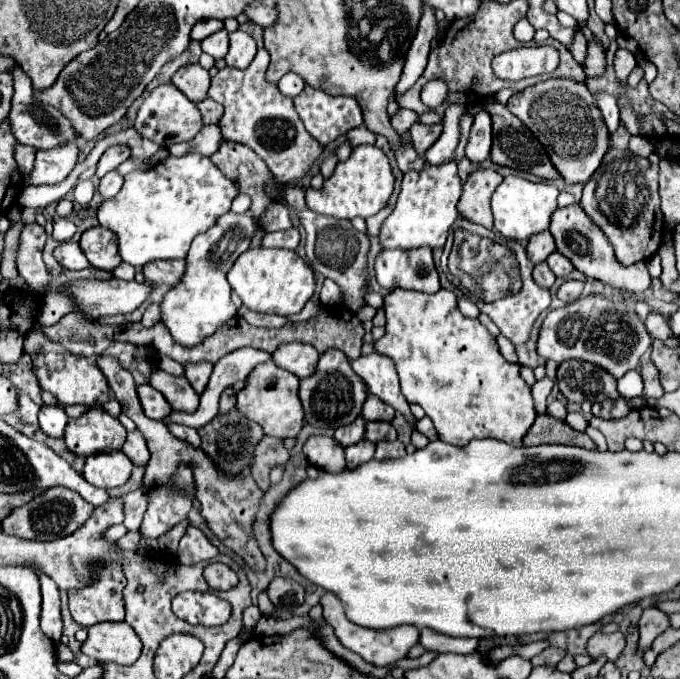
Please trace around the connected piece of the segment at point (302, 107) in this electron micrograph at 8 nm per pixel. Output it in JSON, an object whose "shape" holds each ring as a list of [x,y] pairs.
{"shape":[[[306,86],[302,94],[294,98],[294,106],[310,136],[322,146],[330,144],[342,134],[348,134],[348,130],[364,122],[362,110],[354,98],[330,96],[312,86]]]}

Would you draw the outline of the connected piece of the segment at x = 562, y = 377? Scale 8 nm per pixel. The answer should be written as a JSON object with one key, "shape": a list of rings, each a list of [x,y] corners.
{"shape":[[[568,360],[558,366],[556,382],[560,392],[570,402],[596,402],[604,398],[622,398],[616,390],[616,378],[608,376],[596,364],[588,364],[582,360]]]}

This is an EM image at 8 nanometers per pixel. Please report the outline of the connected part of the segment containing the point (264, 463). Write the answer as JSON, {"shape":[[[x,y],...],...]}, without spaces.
{"shape":[[[264,436],[260,444],[256,446],[254,460],[250,464],[252,476],[256,484],[266,492],[270,488],[270,470],[276,466],[286,466],[288,462],[288,450],[282,446],[282,440],[276,440],[272,436]]]}

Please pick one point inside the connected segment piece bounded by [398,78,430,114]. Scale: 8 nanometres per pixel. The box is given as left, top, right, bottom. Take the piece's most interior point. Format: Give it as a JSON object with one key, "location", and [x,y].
{"location":[410,100]}

